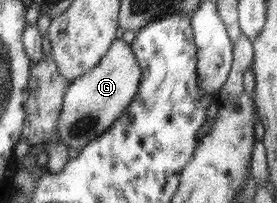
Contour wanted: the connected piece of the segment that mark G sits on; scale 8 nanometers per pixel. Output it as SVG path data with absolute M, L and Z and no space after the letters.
M115 39L99 66L70 82L59 114L59 140L70 148L81 150L104 134L134 102L141 78L142 68L131 44Z

